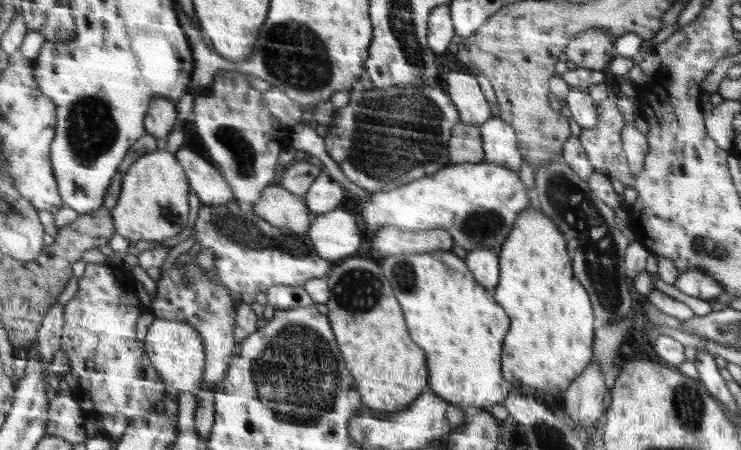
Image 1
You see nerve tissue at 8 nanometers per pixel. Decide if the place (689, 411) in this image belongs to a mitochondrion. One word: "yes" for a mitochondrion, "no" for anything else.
yes

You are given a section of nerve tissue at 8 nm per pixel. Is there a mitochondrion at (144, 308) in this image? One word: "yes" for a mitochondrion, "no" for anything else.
no

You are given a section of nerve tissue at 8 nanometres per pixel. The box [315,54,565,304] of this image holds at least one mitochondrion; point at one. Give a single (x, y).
(392, 136)

